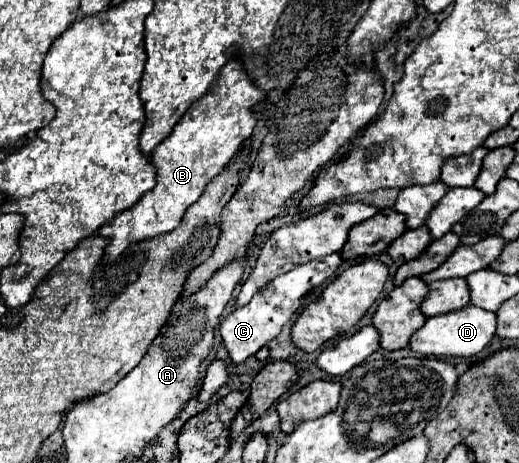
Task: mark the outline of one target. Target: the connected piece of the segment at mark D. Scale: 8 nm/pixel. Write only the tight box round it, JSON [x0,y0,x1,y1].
[409,304,497,358]

